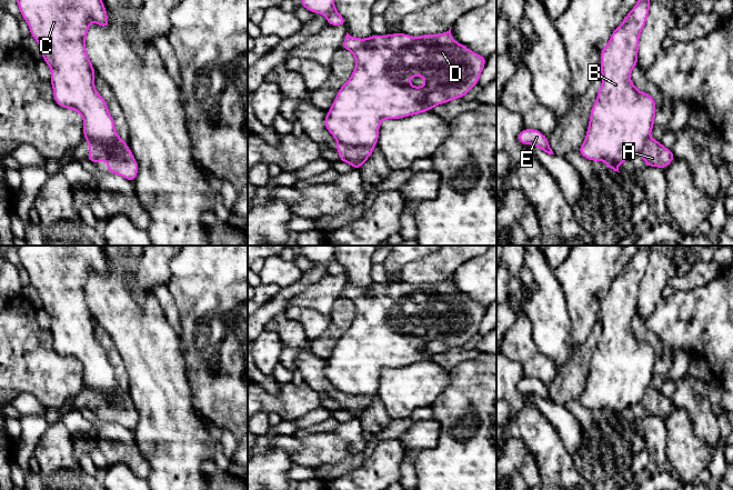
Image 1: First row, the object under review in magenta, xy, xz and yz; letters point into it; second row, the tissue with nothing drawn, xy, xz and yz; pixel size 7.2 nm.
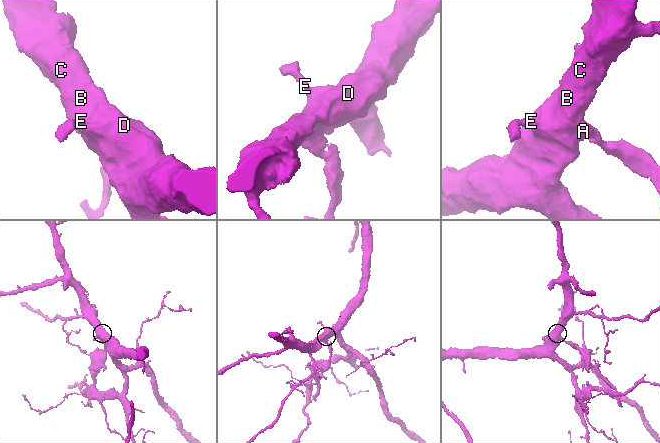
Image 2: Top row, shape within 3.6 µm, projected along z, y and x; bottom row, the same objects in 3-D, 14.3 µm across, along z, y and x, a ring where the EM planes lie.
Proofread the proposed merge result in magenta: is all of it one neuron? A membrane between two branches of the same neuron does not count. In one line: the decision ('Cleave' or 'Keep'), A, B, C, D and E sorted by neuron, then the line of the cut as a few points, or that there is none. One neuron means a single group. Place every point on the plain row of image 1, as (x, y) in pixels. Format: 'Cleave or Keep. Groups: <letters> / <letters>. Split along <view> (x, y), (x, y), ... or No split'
Cleave. Groups: A / B C D E. Split along xy (88, 391), (98, 391), (106, 396), (118, 397), (127, 394)

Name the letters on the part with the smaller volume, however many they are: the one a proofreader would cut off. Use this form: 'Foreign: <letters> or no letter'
Foreign: A

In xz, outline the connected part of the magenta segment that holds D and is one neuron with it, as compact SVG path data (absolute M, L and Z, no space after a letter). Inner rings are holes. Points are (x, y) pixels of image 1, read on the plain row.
M451 278L438 283L422 283L414 287L410 283L396 281L393 283L372 283L360 288L348 281L342 297L352 301L355 307L355 317L350 328L338 339L332 356L327 361L323 372L338 393L344 392L355 396L373 396L378 393L380 372L384 368L400 368L432 359L438 353L444 353L464 344L480 331L480 323L485 314L486 307L482 306L464 293L453 289ZM410 326L423 326L423 336L413 336Z

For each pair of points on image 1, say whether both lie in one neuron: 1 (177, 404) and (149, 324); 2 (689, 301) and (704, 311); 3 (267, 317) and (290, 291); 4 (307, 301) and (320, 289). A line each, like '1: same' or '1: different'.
1: same
2: same
3: same
4: same

